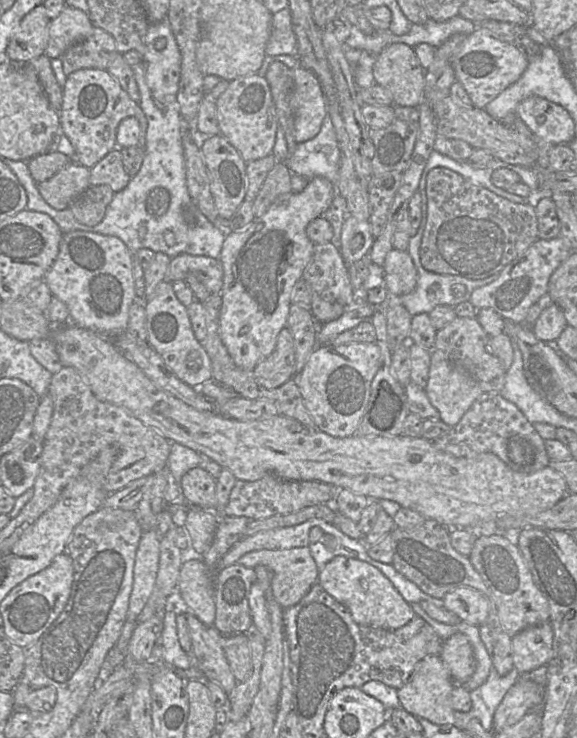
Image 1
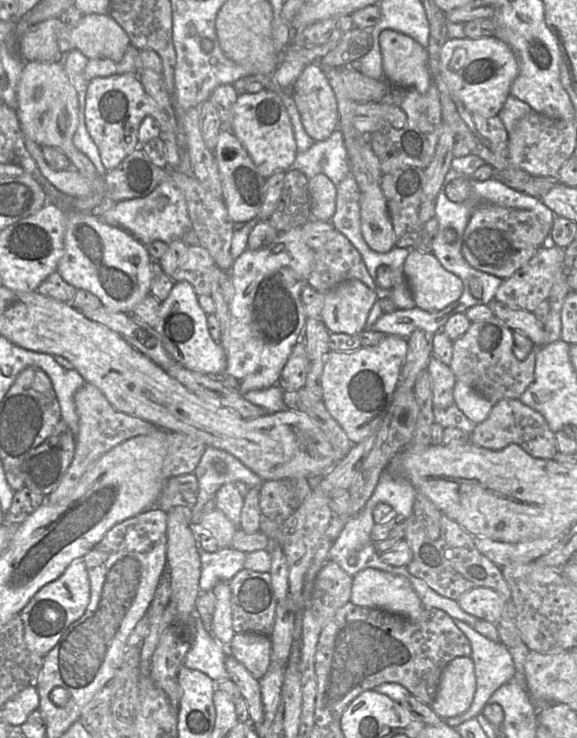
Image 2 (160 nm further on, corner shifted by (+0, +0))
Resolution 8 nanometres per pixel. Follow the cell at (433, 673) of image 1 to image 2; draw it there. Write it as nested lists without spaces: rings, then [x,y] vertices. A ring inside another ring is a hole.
[[[466,656],[456,657],[442,671],[430,707],[442,719],[459,716],[471,706],[475,691],[476,676],[473,660]]]

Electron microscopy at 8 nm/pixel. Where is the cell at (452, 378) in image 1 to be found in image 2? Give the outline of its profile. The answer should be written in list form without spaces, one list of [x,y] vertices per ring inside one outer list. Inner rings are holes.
[[[456,381],[453,389],[454,405],[472,422],[478,424],[484,421],[493,404],[477,393],[467,384]]]

